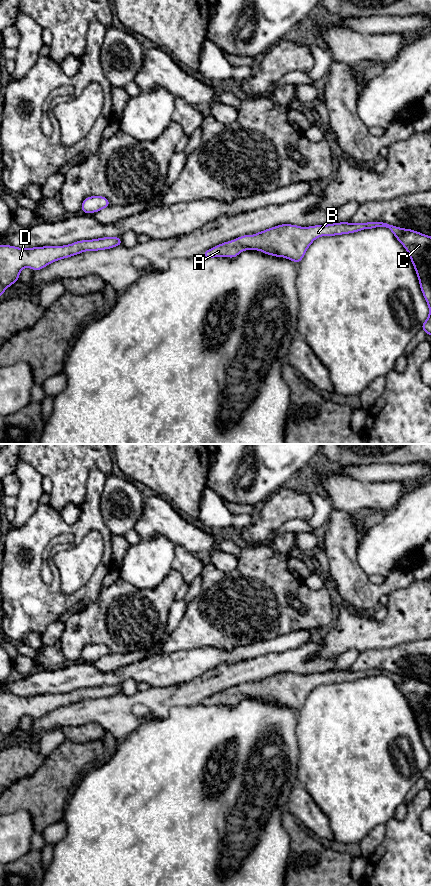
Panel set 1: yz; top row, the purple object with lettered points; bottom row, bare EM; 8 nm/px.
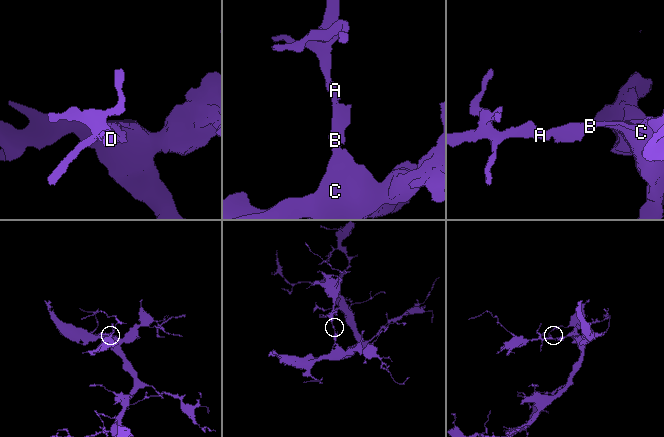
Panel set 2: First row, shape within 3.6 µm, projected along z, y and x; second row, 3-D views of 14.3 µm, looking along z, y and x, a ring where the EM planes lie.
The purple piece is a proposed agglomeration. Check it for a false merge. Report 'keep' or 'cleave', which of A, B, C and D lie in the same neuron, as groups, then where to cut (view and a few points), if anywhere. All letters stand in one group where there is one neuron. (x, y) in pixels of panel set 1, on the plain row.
keep; groups A B C D; cut none

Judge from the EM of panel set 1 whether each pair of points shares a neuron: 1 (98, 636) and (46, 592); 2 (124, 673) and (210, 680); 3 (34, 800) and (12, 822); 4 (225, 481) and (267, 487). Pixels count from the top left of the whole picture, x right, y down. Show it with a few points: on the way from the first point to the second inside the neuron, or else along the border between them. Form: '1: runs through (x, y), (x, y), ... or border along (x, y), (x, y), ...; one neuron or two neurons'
1: border along (93, 601), (85, 608), (73, 613), (64, 622); two neurons
2: border along (213, 667), (189, 680), (170, 686); two neurons
3: border along (10, 813), (26, 810), (31, 817), (34, 831); two neurons
4: runs through (233, 492), (256, 493); one neuron

